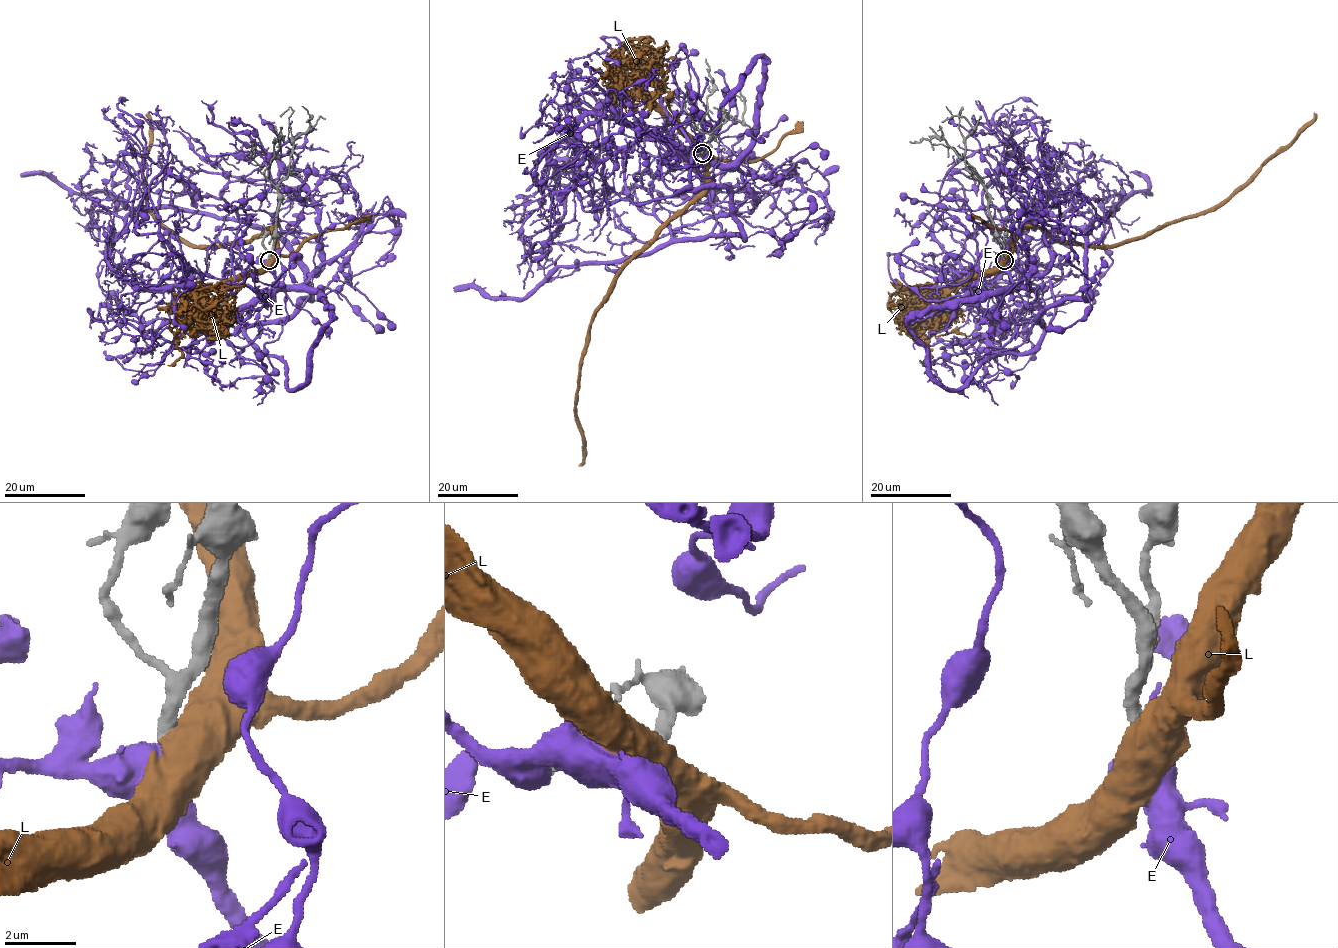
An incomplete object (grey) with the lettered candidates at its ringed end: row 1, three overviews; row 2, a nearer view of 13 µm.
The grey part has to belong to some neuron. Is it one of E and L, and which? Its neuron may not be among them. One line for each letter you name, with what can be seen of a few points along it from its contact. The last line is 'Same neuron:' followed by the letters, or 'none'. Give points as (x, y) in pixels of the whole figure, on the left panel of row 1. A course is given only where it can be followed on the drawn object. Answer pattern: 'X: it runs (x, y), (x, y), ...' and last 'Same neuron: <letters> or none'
E: it runs (268, 259), (138, 289), (109, 262), (132, 215), (123, 199), (20, 176)
Same neuron: E

